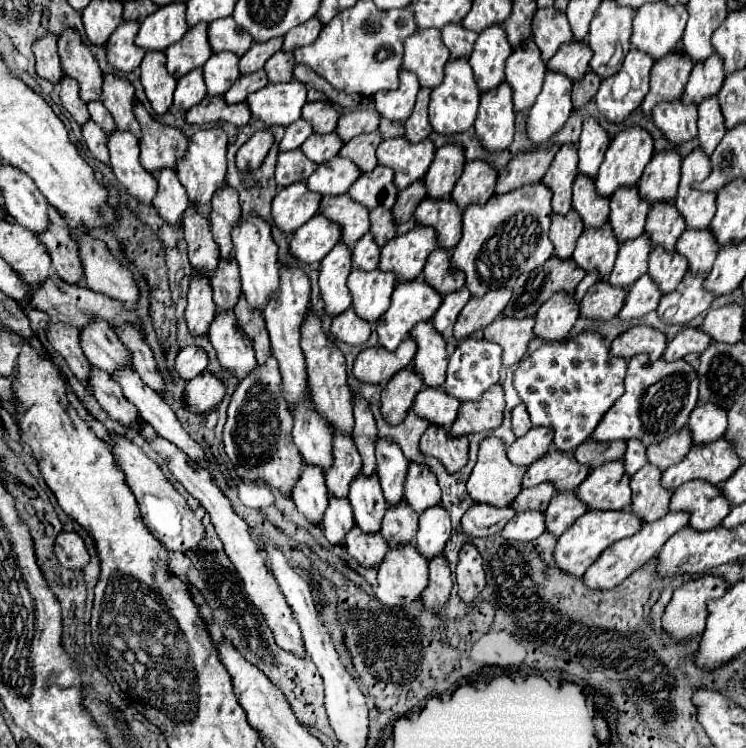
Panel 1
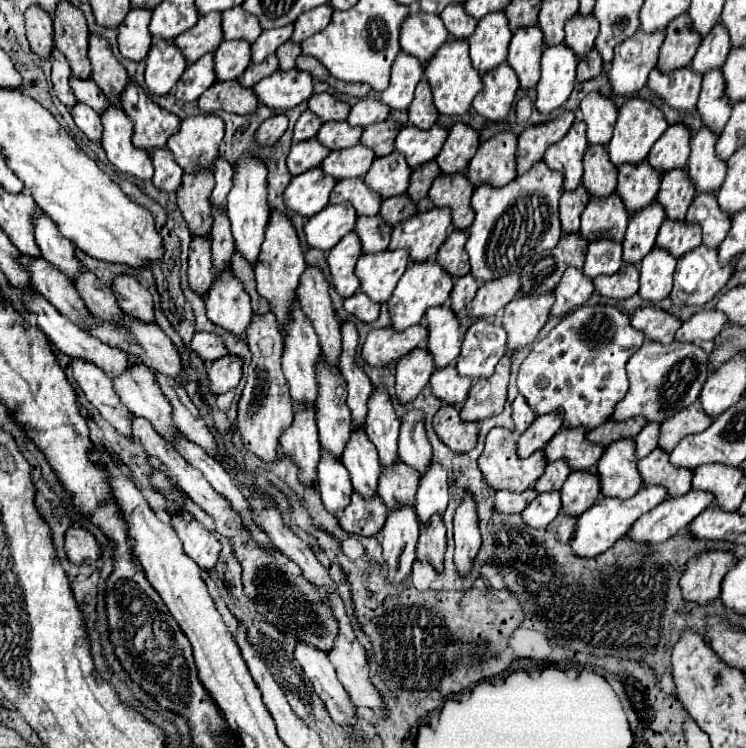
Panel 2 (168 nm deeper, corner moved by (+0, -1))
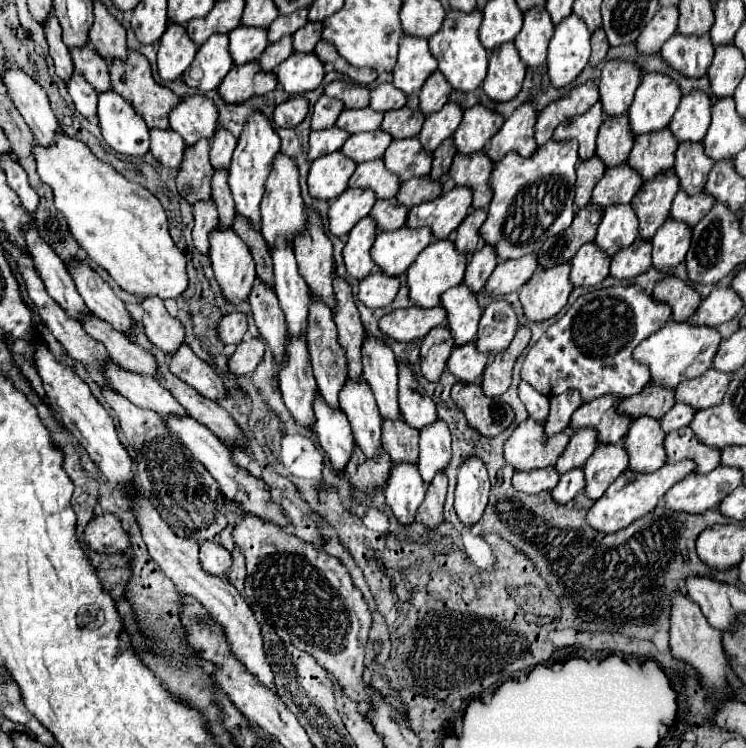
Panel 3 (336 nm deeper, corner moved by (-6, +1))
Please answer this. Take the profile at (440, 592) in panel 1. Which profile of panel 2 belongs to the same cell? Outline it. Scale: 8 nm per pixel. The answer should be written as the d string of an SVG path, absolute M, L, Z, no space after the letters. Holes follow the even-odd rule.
M440 516L432 518L430 528L420 528L416 556L420 562L428 562L440 574L444 570L444 552L446 552L446 528Z

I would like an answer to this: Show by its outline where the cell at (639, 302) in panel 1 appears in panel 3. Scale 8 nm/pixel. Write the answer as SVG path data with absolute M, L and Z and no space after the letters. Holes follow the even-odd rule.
M668 216L666 224L662 224L662 228L658 228L658 232L652 238L654 268L658 270L676 268L678 262L684 260L690 248L690 240L692 240L692 228L682 224L680 220L670 220Z

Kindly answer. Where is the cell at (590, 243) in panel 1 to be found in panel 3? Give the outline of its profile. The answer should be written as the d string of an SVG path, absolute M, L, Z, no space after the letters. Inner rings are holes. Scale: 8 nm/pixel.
M626 162L606 168L604 176L592 192L592 202L606 208L610 204L628 204L640 190L642 178Z

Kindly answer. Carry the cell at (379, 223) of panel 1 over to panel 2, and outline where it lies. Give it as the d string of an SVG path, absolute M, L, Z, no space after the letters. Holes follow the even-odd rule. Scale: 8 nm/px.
M394 196L394 198L386 198L380 206L380 216L384 218L384 222L388 222L388 226L398 226L400 222L406 222L410 216L414 216L416 212L416 204L406 196Z

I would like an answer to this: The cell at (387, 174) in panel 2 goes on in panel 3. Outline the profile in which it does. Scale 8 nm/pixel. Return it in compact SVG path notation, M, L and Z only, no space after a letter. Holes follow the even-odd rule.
M418 136L406 140L392 140L388 150L384 152L386 168L400 176L400 180L410 180L414 176L430 174L432 152L426 152L418 140Z

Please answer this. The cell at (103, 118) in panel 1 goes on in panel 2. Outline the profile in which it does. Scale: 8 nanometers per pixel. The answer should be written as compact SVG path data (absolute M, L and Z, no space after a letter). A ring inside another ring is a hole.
M70 78L70 86L76 94L76 98L84 104L88 104L92 110L96 110L98 114L102 114L106 110L106 98L102 94L102 90L94 84L94 80L80 80L80 78Z

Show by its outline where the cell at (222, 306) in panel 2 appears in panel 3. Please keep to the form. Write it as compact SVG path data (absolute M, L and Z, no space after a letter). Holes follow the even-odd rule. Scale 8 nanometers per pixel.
M216 228L210 232L208 256L224 296L234 304L246 300L250 296L256 272L250 250L234 228Z

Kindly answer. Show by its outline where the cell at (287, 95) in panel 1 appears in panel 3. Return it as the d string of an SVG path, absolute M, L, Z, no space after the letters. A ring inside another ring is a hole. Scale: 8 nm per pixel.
M294 52L276 68L276 76L288 94L298 96L320 86L324 78L324 68L312 52Z

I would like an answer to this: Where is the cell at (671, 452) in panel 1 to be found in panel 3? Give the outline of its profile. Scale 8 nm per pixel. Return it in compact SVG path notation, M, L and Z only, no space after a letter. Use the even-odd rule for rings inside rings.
M708 368L706 376L698 376L698 380L686 380L686 384L676 388L676 402L686 402L694 408L716 406L722 402L728 382L730 374Z

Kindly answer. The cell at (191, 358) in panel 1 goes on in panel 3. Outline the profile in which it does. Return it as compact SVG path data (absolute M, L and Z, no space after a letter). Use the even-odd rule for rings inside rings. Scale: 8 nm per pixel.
M230 312L220 320L220 340L224 344L240 344L248 332L248 318L244 312Z

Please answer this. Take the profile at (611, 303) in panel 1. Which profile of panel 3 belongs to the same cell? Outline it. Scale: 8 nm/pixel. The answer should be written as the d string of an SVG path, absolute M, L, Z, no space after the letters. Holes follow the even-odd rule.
M634 240L634 246L624 248L618 256L612 258L610 276L618 280L630 280L652 266L652 242L650 240Z

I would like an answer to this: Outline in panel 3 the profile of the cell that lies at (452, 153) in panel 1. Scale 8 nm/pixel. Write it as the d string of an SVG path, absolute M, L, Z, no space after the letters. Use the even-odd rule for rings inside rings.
M482 104L468 108L454 134L454 144L458 152L470 154L482 150L488 138L492 138L502 124L504 124L504 116Z

